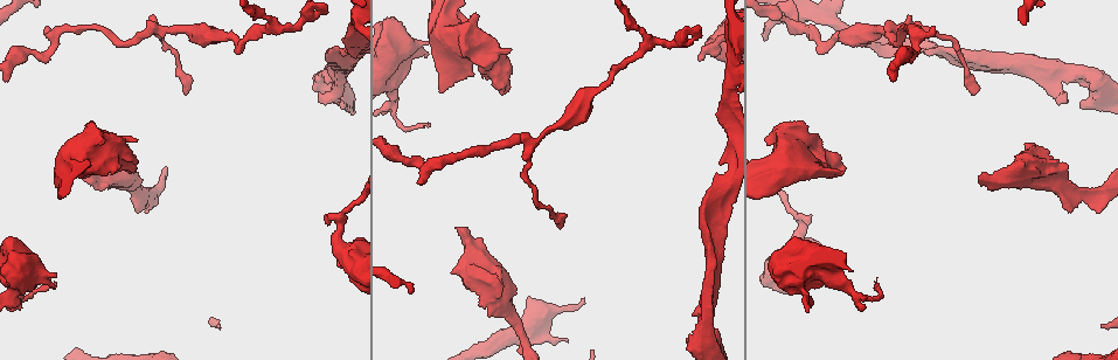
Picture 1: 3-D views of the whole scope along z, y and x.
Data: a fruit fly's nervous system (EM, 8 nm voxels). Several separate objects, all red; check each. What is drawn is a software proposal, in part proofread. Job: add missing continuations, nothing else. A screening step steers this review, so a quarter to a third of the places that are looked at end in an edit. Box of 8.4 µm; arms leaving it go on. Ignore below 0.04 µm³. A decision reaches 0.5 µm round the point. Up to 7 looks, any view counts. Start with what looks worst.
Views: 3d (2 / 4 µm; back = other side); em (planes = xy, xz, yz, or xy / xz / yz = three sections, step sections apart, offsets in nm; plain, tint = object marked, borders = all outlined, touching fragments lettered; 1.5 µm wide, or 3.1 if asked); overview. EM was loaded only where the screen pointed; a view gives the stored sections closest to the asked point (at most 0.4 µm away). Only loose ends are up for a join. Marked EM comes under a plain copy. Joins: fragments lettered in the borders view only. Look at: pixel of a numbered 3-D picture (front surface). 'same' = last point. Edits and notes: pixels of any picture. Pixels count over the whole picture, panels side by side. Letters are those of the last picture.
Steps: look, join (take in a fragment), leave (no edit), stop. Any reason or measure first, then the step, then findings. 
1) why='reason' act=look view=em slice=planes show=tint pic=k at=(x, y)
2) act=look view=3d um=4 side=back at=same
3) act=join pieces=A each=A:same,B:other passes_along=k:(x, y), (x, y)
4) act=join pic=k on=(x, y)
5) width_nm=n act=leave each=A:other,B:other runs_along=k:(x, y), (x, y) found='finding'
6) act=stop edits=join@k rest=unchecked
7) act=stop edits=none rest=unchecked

why='free end' act=look view=em slice=yz step=8 show=borders pic=1 at=(44, 29)

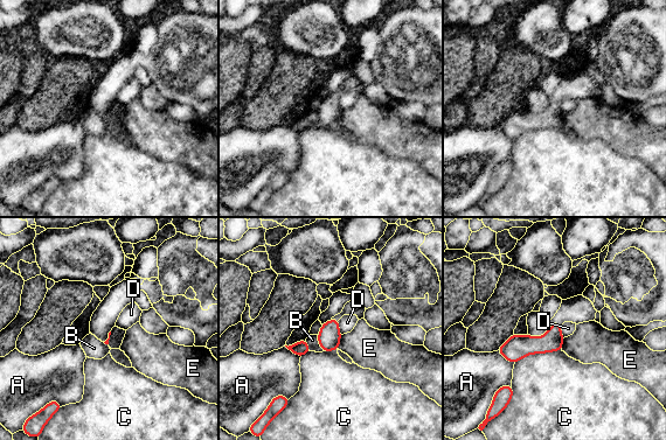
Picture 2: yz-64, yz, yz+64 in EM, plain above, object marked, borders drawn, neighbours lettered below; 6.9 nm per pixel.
longest_contact=C:340nm act=leave each=A:other,B:other,C:other,D:other,E:other border=2:(338, 320), (338, 329), (341, 334) found='no lettered fragment goes on from it'

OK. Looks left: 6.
why='an open end' act=look view=em slice=planes show=borders pic=1 at=(700, 60)

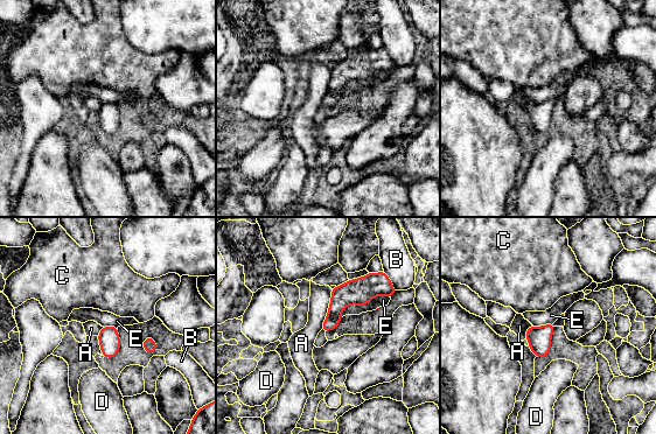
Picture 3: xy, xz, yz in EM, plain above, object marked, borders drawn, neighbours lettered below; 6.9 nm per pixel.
longest_contact=E:360nm act=leave each=A:other,B:other,C:other,D:other,E:other runs_along=3:(372, 275), (335, 309), (326, 328) found='no lettered fragment goes on from it'

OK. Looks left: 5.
why='tapers out' act=look view=3d um=4 pic=1 at=(874, 286)

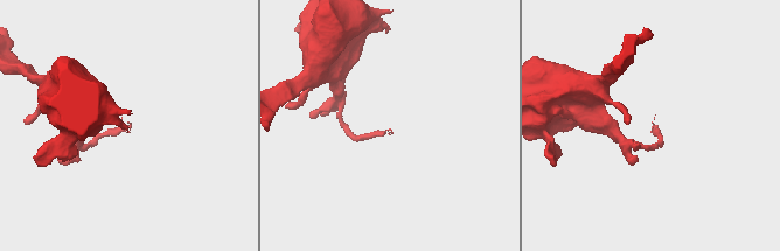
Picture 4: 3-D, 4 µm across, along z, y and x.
why='need the tissue' act=look view=em slice=planes show=borders pic=4 at=(131, 126)

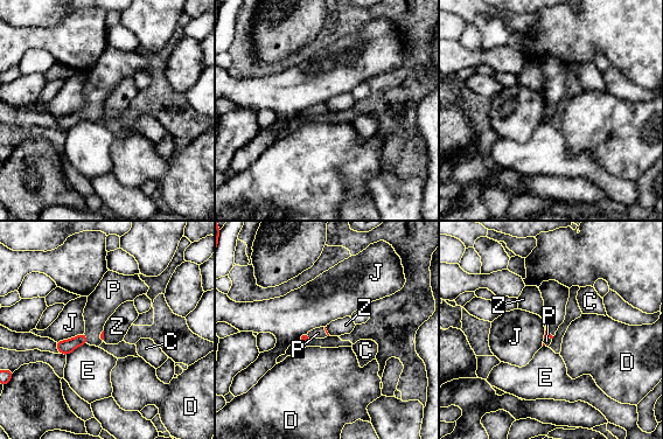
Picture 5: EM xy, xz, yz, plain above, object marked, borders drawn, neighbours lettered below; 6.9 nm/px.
act=leave each=C:other,D:other,E:other,J:other,P:other,Z:other border=5:(84, 332), (85, 340), (89, 343) found='no lettered fragment goes on from it'

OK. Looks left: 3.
act=stop edits=none rest=unchecked

